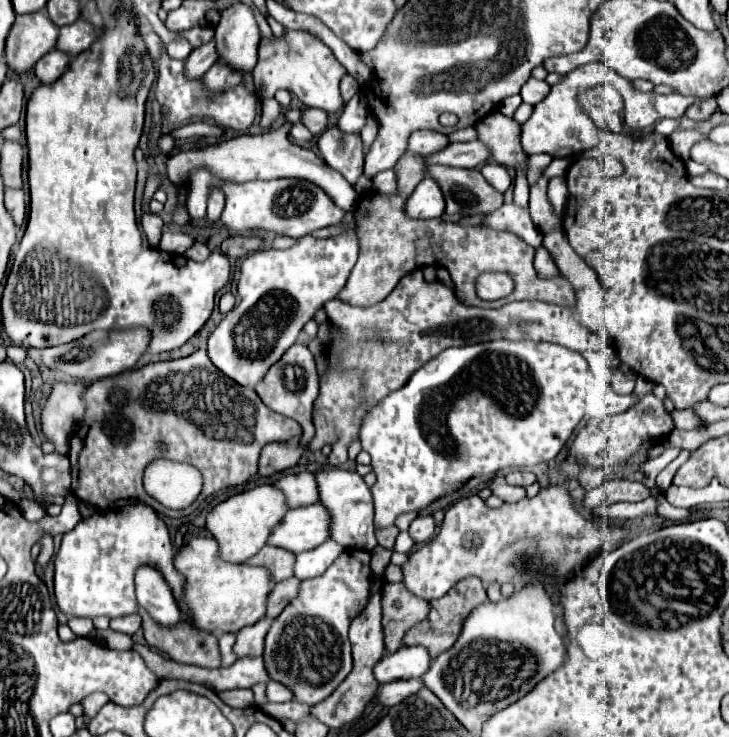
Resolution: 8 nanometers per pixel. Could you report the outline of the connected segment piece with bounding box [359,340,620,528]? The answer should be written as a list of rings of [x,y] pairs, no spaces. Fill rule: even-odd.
[[[493,340],[493,342],[481,342],[481,344],[473,344],[473,346],[461,346],[461,348],[447,348],[443,354],[435,356],[433,360],[429,360],[425,366],[421,366],[411,380],[399,388],[397,392],[391,392],[389,396],[385,396],[381,402],[375,404],[375,408],[371,408],[363,420],[361,420],[361,428],[359,428],[359,442],[361,448],[365,452],[371,454],[371,466],[373,472],[377,474],[377,482],[371,488],[373,500],[375,500],[375,524],[379,528],[391,526],[395,522],[395,516],[407,512],[407,510],[425,510],[431,502],[443,498],[445,494],[449,494],[449,490],[469,478],[475,476],[483,476],[483,474],[495,474],[501,468],[521,468],[521,466],[535,466],[541,462],[549,462],[553,460],[559,450],[563,448],[563,444],[569,440],[579,424],[583,422],[583,414],[587,414],[593,406],[599,406],[605,396],[614,393],[610,387],[609,378],[613,370],[619,370],[620,361],[616,350],[608,343],[603,342],[599,346],[595,346],[595,350],[585,350],[585,352],[577,352],[577,350],[569,350],[563,348],[559,344],[549,344],[549,342],[531,342],[531,340]],[[583,354],[593,354],[591,360],[587,360]]]

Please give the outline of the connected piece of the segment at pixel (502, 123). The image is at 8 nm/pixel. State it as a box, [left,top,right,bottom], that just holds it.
[475,112,529,172]

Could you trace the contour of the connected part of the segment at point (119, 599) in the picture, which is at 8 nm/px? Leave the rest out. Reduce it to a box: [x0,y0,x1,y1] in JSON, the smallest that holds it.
[55,503,183,618]

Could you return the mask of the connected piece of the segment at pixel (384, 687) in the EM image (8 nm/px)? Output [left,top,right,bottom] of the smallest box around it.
[375,680,423,706]

